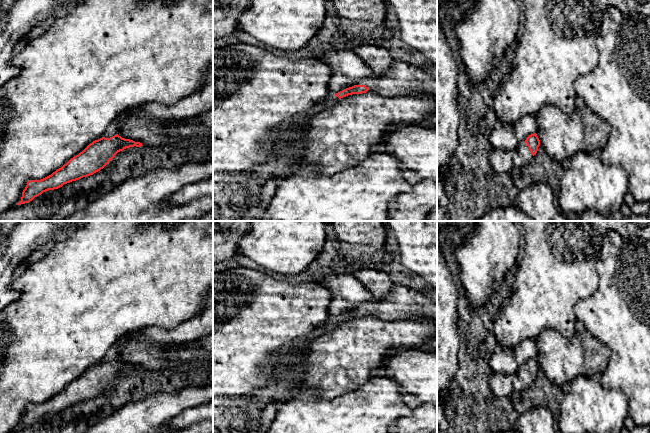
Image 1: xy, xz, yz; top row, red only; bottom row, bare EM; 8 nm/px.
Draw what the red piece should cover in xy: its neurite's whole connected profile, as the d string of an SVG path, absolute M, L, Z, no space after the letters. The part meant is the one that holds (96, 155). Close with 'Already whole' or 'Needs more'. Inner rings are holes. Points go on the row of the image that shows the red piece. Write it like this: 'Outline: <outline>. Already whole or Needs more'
Outline: M118 134L93 141L51 175L41 180L28 181L22 192L21 201L17 205L29 203L48 190L58 189L64 184L93 175L103 169L118 152L134 146L143 145L140 142L122 138Z. Already whole

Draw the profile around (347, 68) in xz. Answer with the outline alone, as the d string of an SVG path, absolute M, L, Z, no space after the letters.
M353 50L325 51L315 57L331 69L331 77L328 81L330 94L336 94L356 85L362 79L376 75Z

